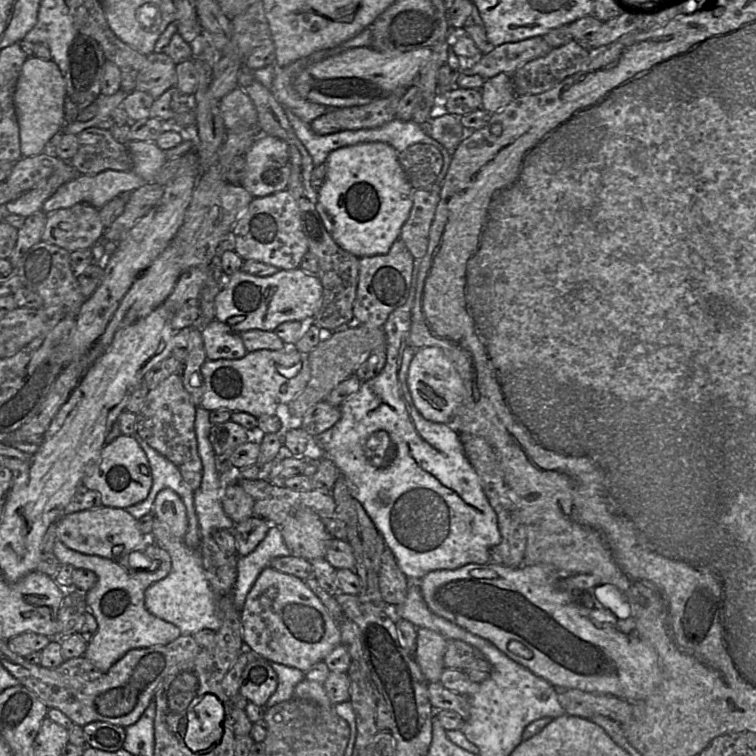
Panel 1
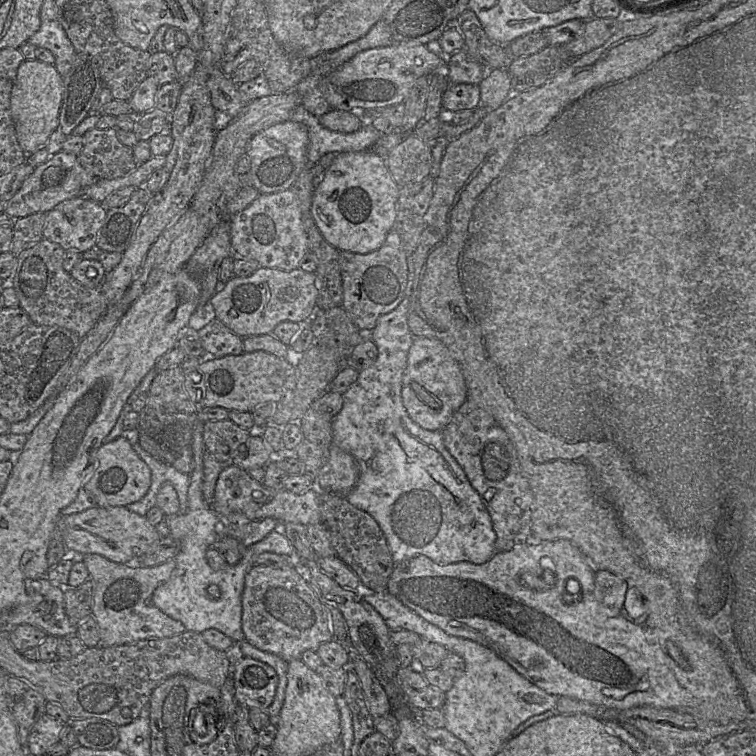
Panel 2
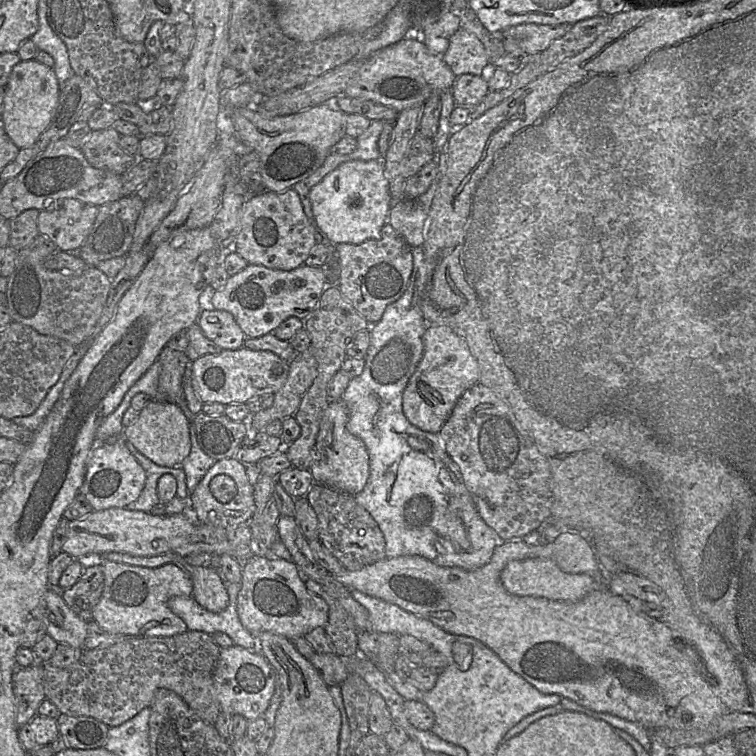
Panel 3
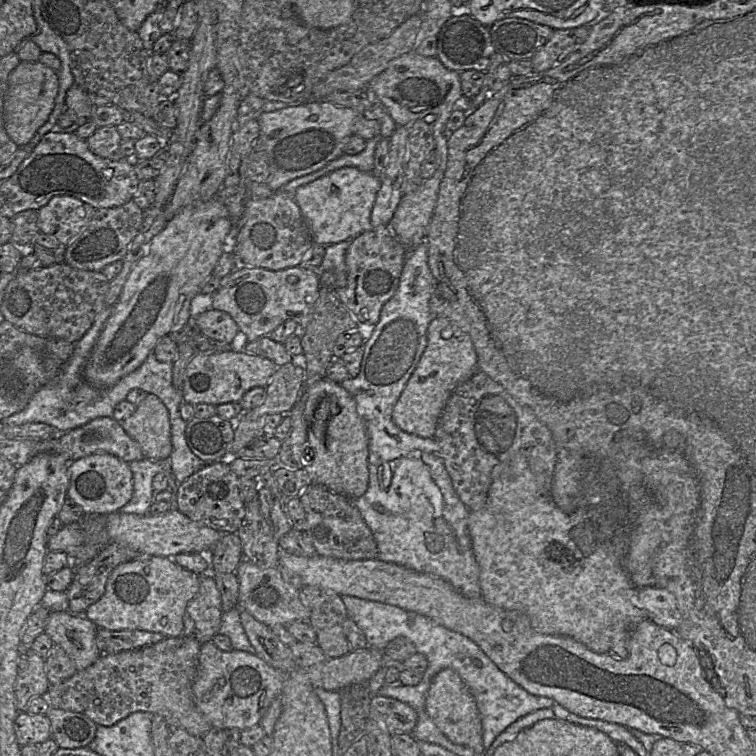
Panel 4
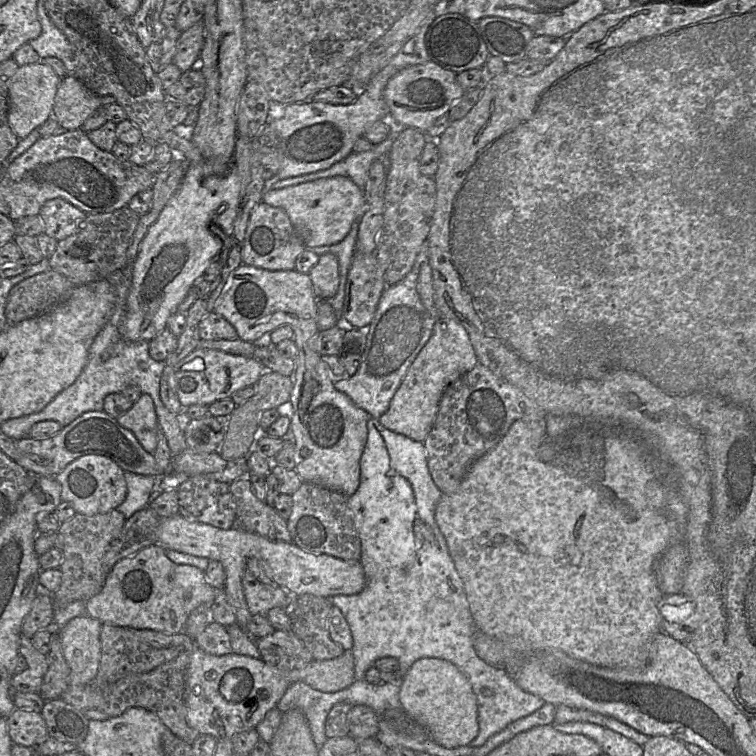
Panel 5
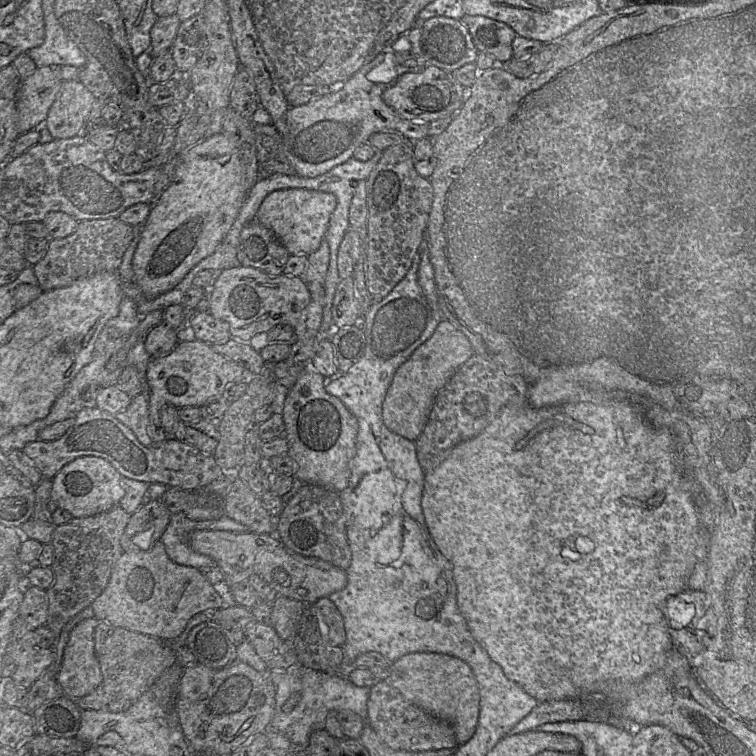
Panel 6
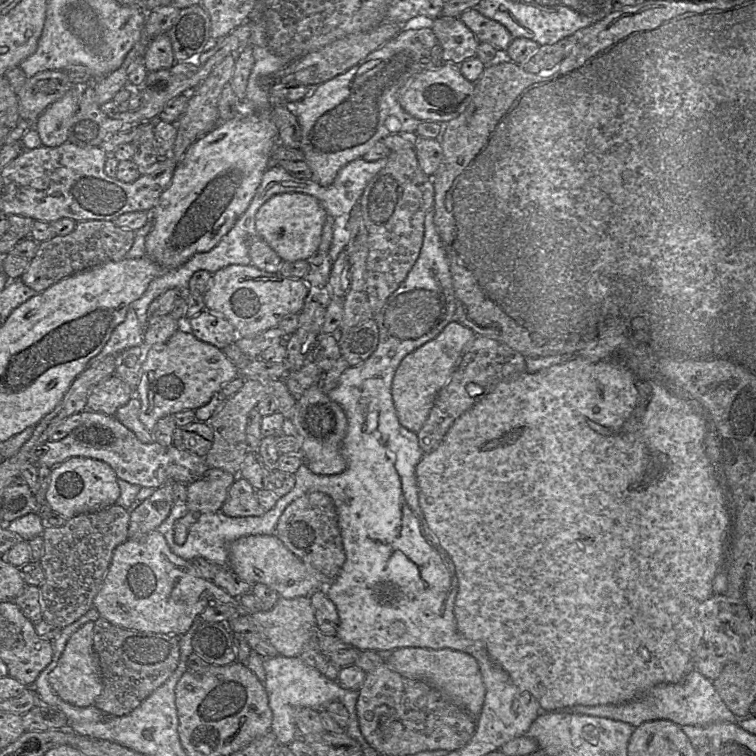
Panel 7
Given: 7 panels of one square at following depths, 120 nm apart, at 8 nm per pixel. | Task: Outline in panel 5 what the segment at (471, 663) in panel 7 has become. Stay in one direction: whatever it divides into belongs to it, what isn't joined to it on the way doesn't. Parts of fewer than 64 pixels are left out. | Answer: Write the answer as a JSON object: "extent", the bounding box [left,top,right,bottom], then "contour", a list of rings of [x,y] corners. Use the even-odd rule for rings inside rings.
{"extent":[402,657,479,748],"contour":[[[433,657],[416,660],[402,678],[402,712],[446,748],[469,746],[479,733],[477,697],[467,676],[452,662]]]}

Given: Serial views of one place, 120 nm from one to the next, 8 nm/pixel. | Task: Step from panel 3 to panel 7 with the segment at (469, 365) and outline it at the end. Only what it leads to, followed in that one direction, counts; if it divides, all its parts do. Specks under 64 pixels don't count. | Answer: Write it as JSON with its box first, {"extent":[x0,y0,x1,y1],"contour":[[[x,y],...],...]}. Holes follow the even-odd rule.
{"extent":[392,321,477,433],"contour":[[[457,321],[450,322],[433,340],[403,358],[392,382],[392,398],[400,424],[418,433],[425,424],[441,389],[457,368],[477,335]]]}

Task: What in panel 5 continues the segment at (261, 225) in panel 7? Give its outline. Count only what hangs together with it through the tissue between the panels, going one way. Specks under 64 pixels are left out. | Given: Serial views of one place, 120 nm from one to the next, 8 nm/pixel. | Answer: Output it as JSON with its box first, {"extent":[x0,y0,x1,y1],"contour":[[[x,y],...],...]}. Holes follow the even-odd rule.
{"extent":[262,176,366,249],"contour":[[[345,176],[321,178],[281,189],[266,189],[262,202],[285,210],[306,249],[339,243],[350,232],[353,223],[366,212],[364,190]]]}

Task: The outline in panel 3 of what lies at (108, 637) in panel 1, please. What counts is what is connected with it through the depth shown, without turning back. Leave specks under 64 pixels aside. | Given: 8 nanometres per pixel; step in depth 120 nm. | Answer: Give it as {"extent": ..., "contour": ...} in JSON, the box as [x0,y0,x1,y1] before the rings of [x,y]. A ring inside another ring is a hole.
{"extent":[93,560,193,637],"contour":[[[103,560],[105,582],[99,602],[93,610],[94,620],[104,631],[126,637],[169,637],[187,631],[185,622],[168,607],[168,600],[174,596],[192,596],[193,584],[190,576],[173,563],[148,568]]]}

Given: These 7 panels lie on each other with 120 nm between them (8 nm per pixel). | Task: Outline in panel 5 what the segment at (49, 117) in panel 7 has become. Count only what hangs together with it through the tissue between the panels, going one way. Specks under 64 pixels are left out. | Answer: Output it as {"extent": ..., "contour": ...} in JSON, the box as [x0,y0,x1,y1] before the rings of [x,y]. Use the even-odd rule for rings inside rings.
{"extent":[52,75,101,131],"contour":[[[73,75],[61,78],[52,117],[67,131],[77,130],[101,107],[100,96]]]}

